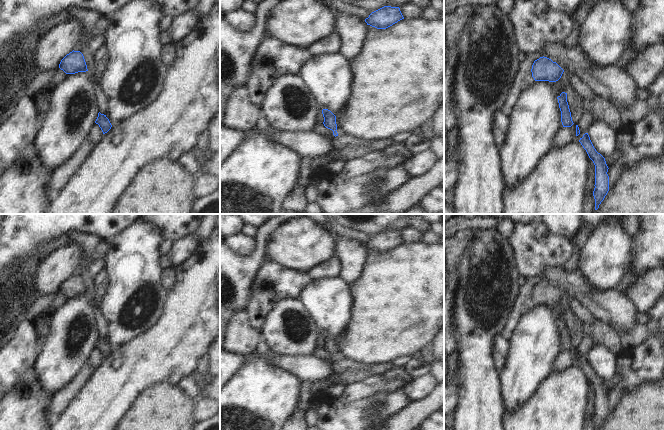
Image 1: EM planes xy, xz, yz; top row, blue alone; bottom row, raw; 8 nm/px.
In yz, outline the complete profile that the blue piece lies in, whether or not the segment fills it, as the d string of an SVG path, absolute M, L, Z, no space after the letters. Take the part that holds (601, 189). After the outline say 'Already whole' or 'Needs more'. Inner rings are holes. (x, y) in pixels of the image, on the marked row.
M585 133L579 142L595 165L595 188L593 196L595 199L595 210L597 210L609 191L609 176L607 174L609 168L605 158L594 148L588 133Z. Already whole.

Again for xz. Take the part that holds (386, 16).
M384 6L372 12L365 19L367 25L377 29L386 29L398 21L404 19L399 7Z. Already whole.

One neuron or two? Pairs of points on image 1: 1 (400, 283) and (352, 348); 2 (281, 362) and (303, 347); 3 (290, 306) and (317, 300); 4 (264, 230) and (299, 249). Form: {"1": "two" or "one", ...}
{"1": "one", "2": "two", "3": "two", "4": "two"}

